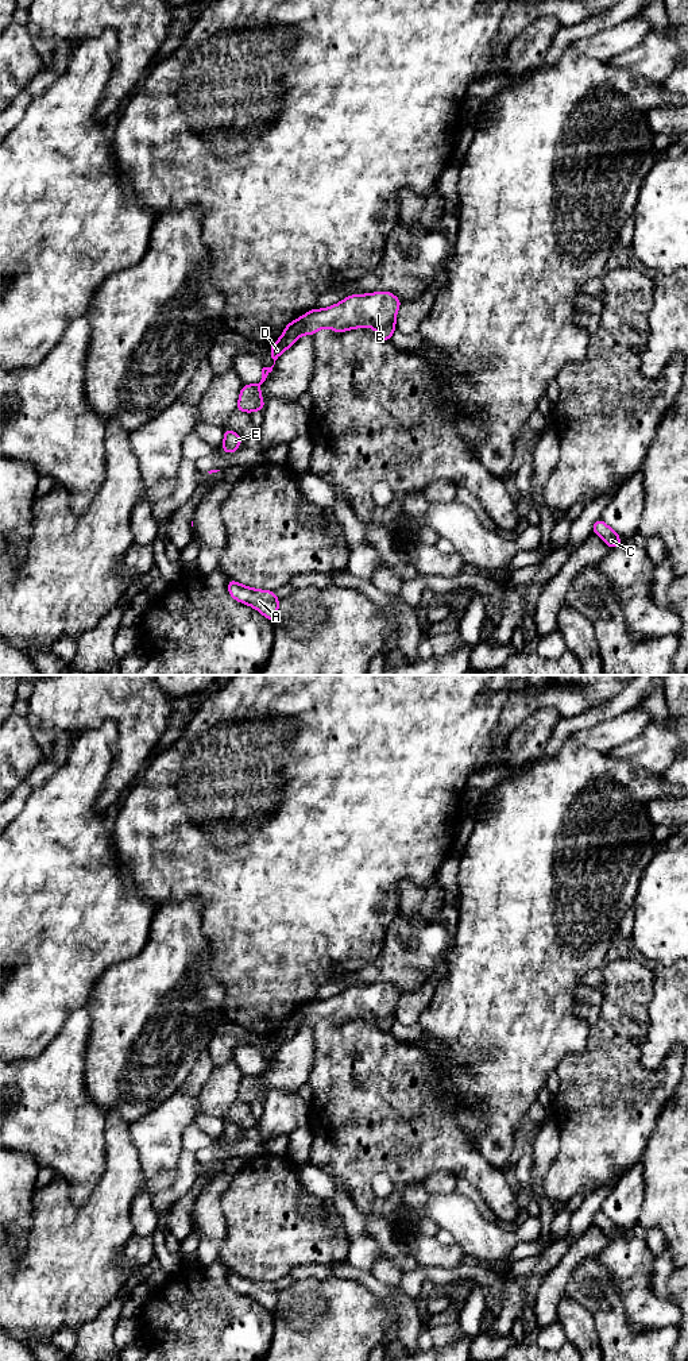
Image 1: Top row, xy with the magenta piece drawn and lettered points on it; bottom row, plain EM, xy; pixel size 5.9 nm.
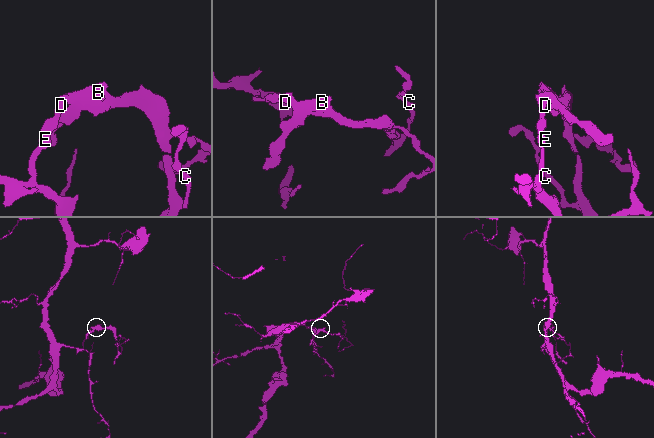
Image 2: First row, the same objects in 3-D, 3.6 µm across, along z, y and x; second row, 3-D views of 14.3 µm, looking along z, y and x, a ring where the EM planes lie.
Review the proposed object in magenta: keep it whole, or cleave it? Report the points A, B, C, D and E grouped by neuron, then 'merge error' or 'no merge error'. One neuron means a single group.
A D E / B C; merge error

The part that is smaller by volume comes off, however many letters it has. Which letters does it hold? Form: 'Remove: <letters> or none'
Remove: B, C

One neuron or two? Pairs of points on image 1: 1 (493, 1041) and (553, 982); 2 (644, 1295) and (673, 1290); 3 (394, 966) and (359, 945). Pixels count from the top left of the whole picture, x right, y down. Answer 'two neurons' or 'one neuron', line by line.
1: one neuron
2: two neurons
3: two neurons

